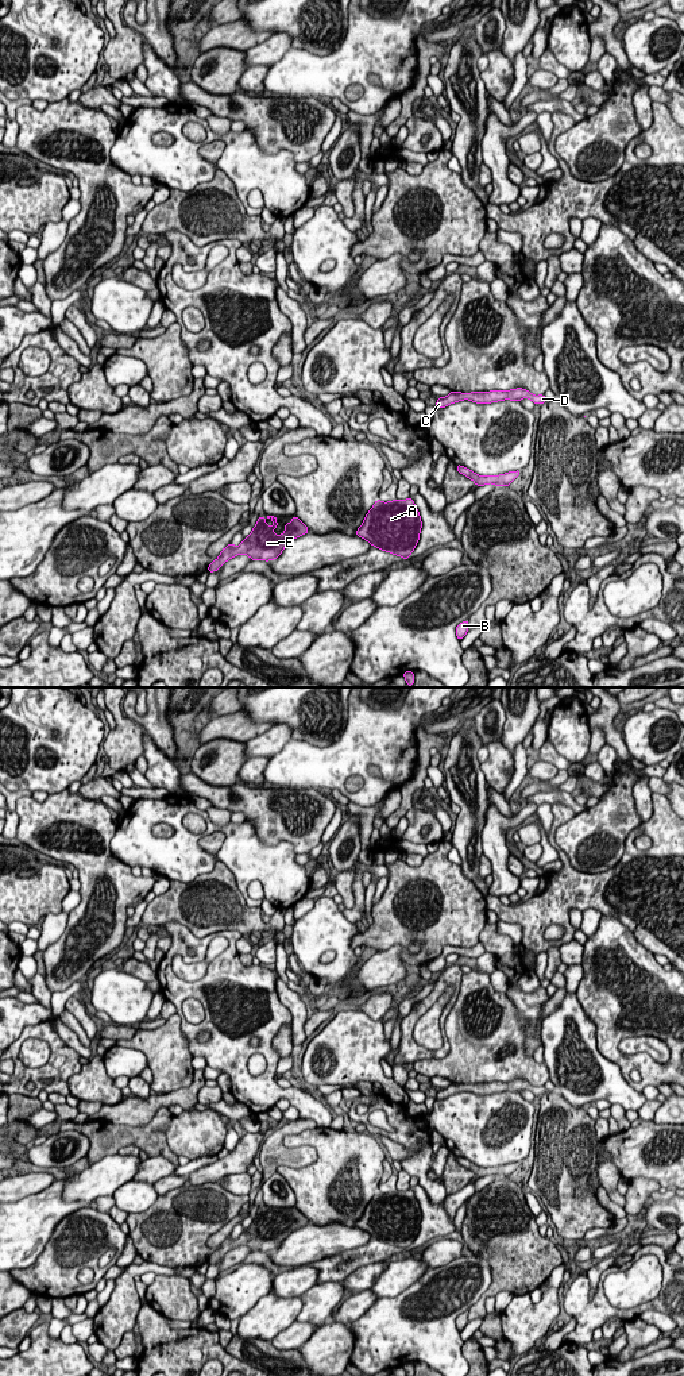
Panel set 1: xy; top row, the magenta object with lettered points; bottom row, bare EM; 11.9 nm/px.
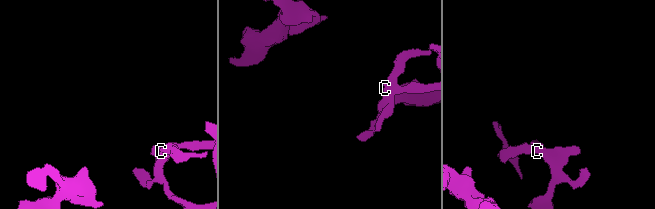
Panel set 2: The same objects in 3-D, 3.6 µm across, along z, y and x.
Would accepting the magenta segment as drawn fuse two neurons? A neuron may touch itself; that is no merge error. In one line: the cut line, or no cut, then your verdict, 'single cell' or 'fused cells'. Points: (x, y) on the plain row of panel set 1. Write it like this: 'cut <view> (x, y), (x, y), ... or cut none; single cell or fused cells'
cut none; single cell

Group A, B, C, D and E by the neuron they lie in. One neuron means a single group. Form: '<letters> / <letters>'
A B C D E

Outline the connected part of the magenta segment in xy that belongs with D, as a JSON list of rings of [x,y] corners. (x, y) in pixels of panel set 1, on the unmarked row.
[[[518,1079],[511,1082],[491,1082],[491,1083],[472,1083],[472,1084],[460,1084],[451,1083],[447,1088],[440,1088],[436,1094],[436,1099],[445,1099],[453,1094],[469,1091],[478,1095],[490,1095],[503,1091],[521,1092],[522,1090],[532,1091],[536,1096],[544,1095],[546,1088],[544,1086],[534,1087],[526,1080]]]

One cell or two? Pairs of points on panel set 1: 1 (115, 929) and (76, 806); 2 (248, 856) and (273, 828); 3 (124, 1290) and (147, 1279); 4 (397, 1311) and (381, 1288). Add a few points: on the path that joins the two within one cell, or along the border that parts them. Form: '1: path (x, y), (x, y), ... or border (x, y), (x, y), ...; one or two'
1: path (111, 898), (101, 837); one
2: border (246, 818), (263, 843), (289, 841), (293, 850); two
3: border (140, 1272), (153, 1272), (155, 1275); two
4: border (414, 1282), (393, 1297), (381, 1297), (378, 1299); two

